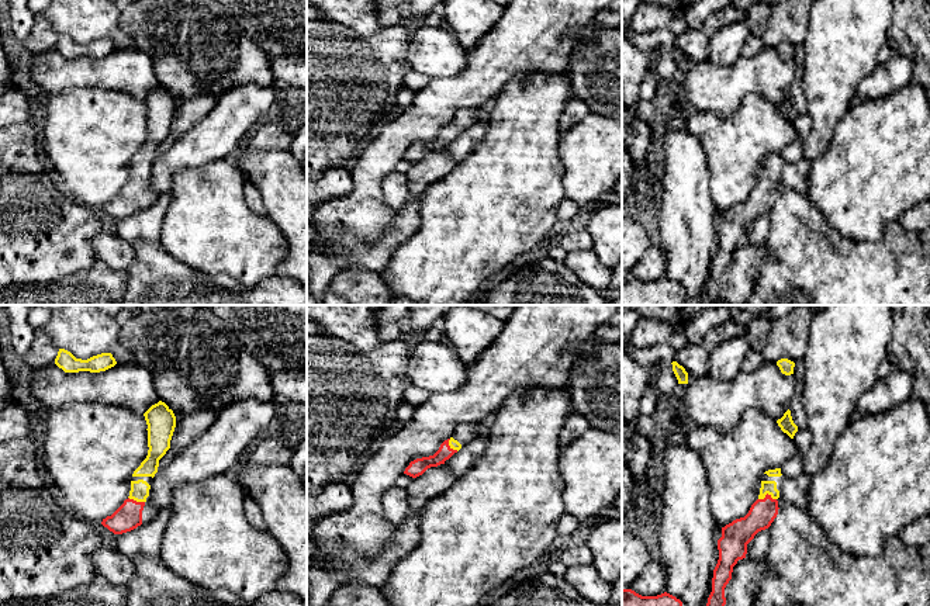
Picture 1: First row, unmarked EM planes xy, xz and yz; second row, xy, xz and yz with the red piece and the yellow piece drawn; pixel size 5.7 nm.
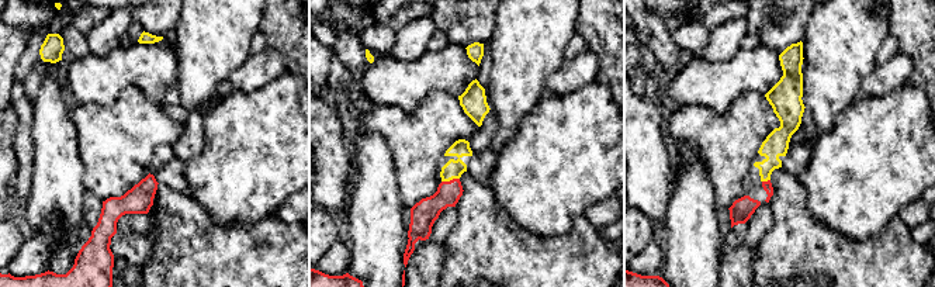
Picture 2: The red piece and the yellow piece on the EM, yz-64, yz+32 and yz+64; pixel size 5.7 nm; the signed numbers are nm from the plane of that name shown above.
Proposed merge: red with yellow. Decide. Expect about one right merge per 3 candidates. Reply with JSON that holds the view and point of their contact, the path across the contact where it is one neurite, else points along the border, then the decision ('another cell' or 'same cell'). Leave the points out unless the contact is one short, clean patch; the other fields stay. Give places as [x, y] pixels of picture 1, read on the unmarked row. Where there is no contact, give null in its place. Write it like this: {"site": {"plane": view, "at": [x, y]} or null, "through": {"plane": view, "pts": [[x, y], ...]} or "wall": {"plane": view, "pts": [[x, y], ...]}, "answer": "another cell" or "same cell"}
{"site": {"plane": "yz", "at": [767, 179]}, "through": {"plane": "yz", "pts": [[763, 197], [767, 190], [767, 179], [767, 172]]}, "answer": "same cell"}

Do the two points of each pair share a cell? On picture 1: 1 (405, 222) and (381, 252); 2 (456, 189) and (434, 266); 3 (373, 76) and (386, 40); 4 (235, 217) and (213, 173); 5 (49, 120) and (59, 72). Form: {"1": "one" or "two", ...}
{"1": "one", "2": "one", "3": "one", "4": "one", "5": "two"}

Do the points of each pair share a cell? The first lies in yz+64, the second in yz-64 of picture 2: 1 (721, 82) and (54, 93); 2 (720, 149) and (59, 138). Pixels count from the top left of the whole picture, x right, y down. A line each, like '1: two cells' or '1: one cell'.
1: two cells
2: two cells

